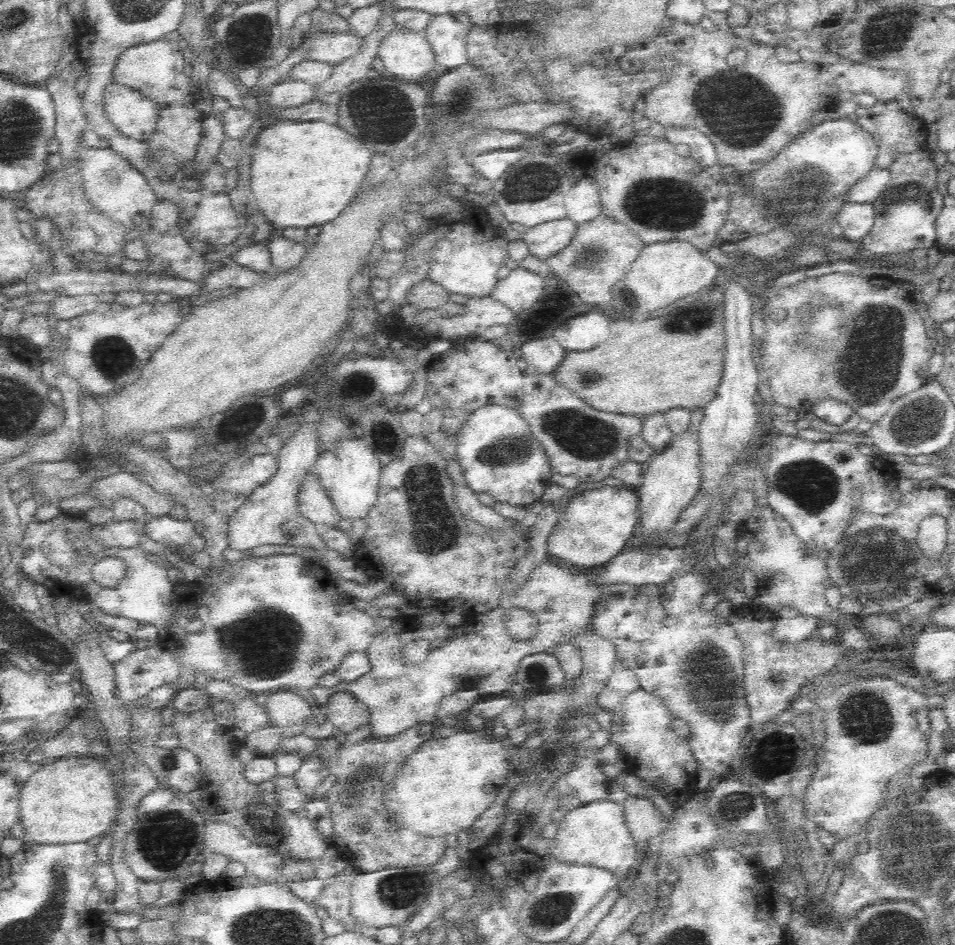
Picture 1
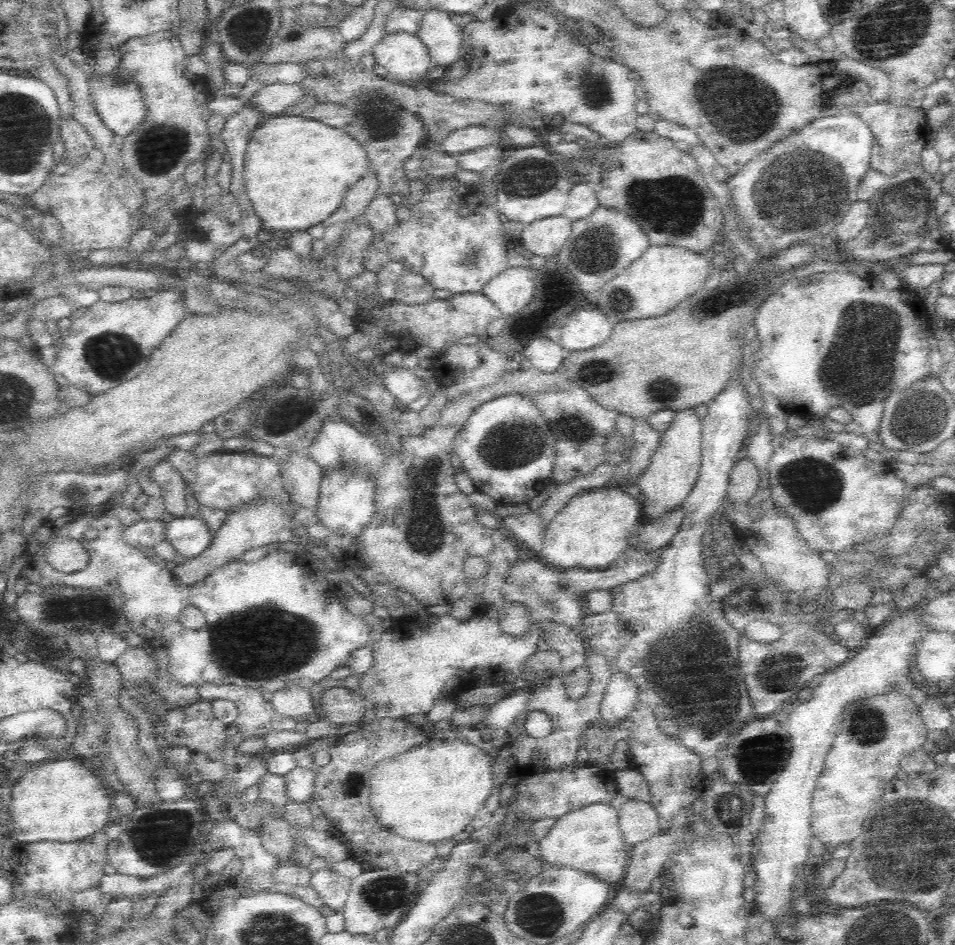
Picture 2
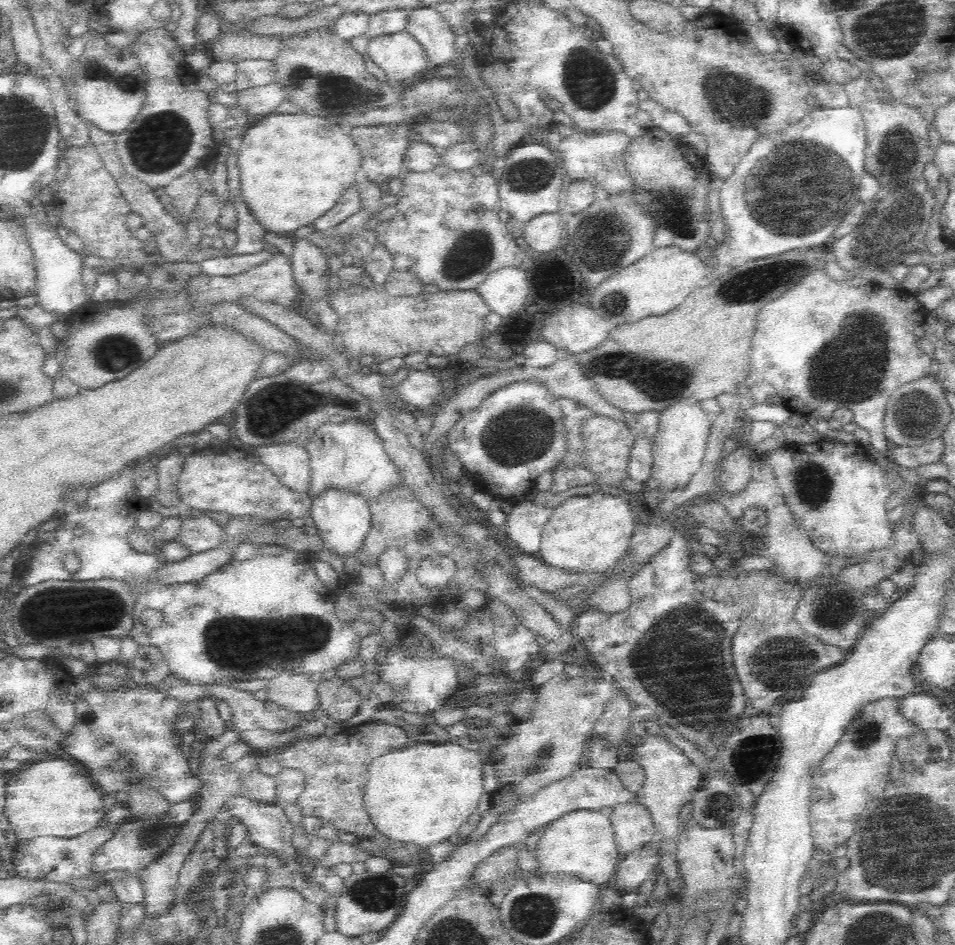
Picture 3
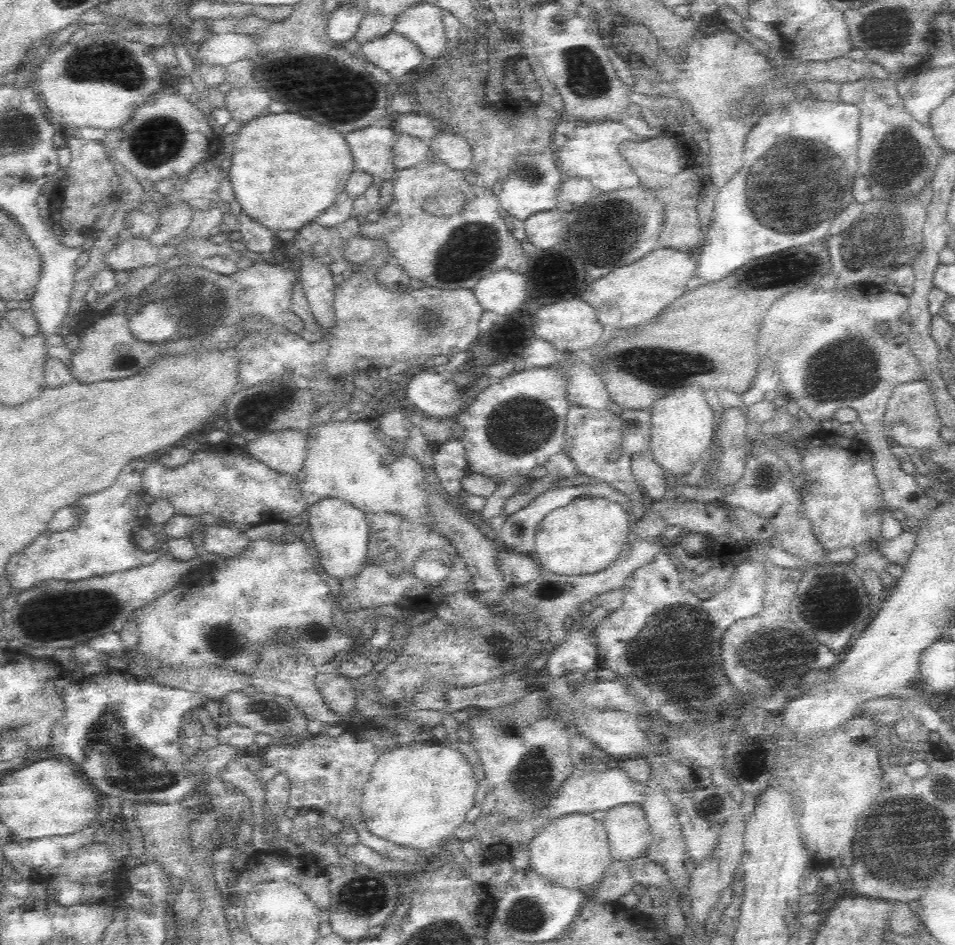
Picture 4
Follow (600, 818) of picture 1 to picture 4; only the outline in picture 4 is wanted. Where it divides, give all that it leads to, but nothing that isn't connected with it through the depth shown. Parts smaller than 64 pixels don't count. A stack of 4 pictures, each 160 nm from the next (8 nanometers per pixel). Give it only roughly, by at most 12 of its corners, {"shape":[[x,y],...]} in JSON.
{"shape":[[548,821],[528,868],[566,888],[595,888],[613,861],[603,821]]}

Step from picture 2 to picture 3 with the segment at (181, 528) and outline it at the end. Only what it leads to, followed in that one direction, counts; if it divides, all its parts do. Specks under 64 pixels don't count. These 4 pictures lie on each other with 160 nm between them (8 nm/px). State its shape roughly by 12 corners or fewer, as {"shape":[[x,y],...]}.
{"shape":[[205,513],[184,519],[177,537],[192,553],[227,543],[224,527]]}

